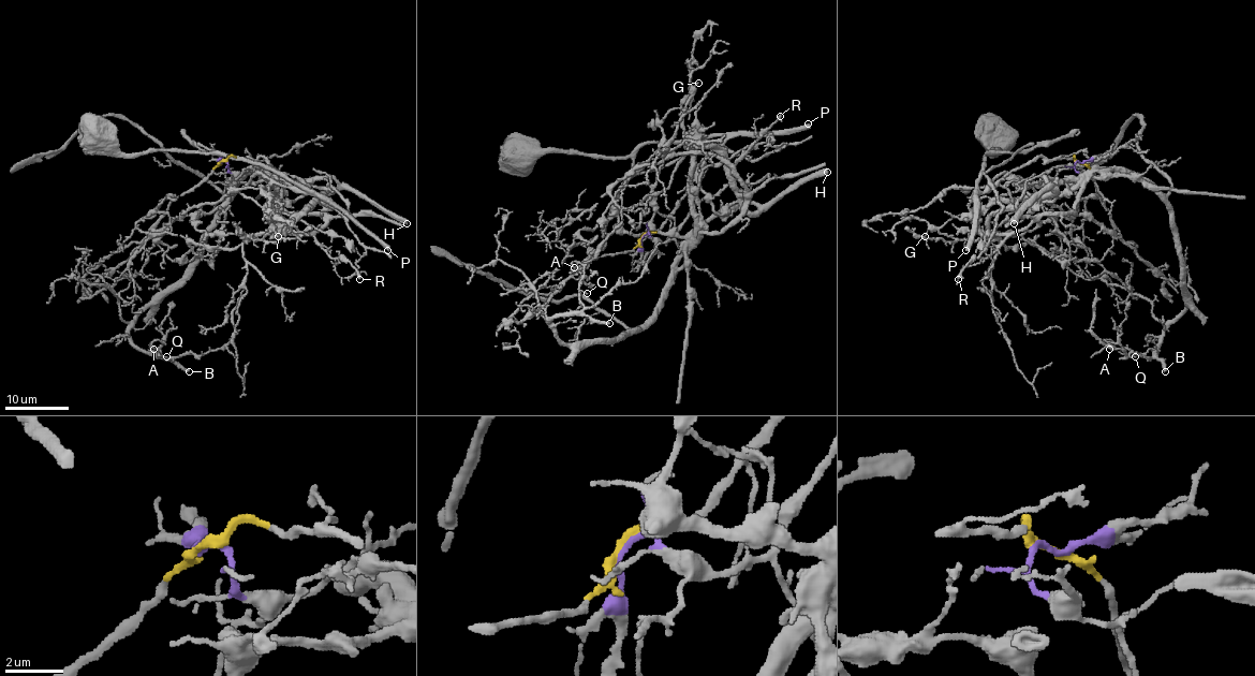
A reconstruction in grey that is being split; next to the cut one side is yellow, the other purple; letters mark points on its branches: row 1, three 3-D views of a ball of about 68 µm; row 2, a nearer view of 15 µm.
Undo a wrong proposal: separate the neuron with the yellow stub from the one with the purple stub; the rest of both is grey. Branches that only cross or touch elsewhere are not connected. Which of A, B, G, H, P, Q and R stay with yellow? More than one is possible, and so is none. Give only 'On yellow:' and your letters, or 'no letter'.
On yellow: P

